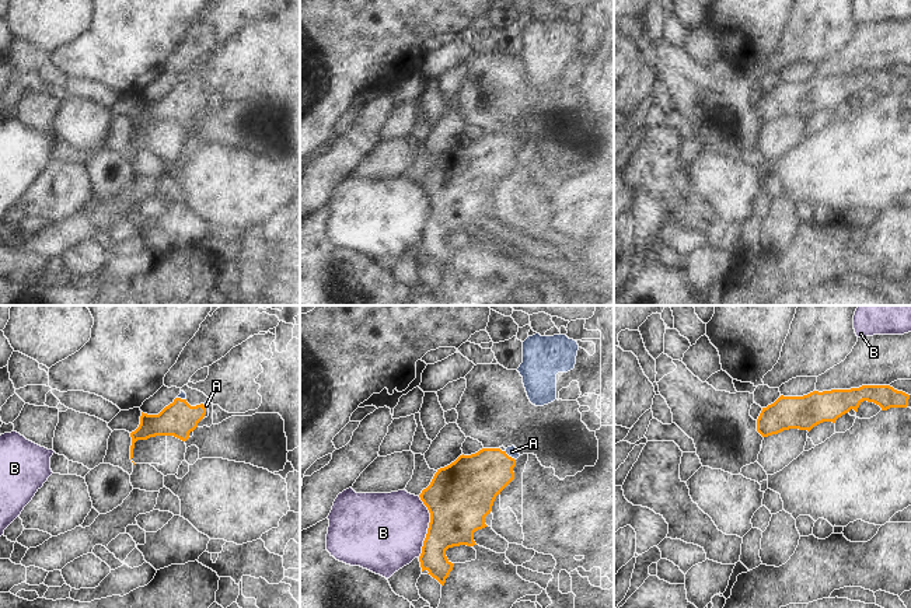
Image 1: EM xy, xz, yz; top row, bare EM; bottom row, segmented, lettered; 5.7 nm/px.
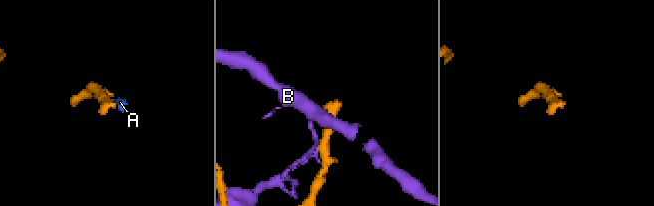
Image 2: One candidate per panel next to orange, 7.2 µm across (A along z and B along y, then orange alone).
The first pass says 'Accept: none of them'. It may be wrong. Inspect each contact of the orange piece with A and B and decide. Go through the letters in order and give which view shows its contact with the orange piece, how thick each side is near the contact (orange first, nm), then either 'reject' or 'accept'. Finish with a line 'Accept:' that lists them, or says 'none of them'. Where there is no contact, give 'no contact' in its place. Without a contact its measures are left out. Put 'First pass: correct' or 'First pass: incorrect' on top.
First pass: incorrect
A: xz | 300/70 nm | accept
B: xz | 380/440 nm | reject
Accept: A

